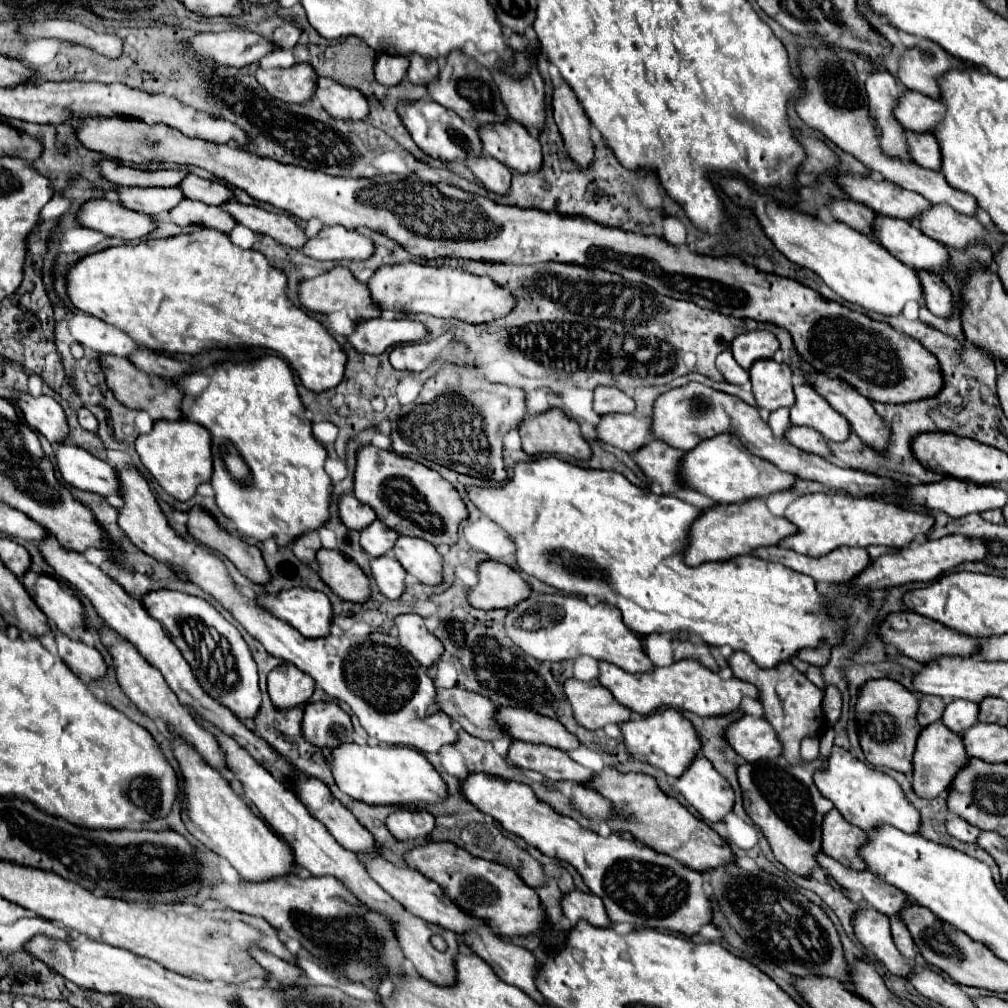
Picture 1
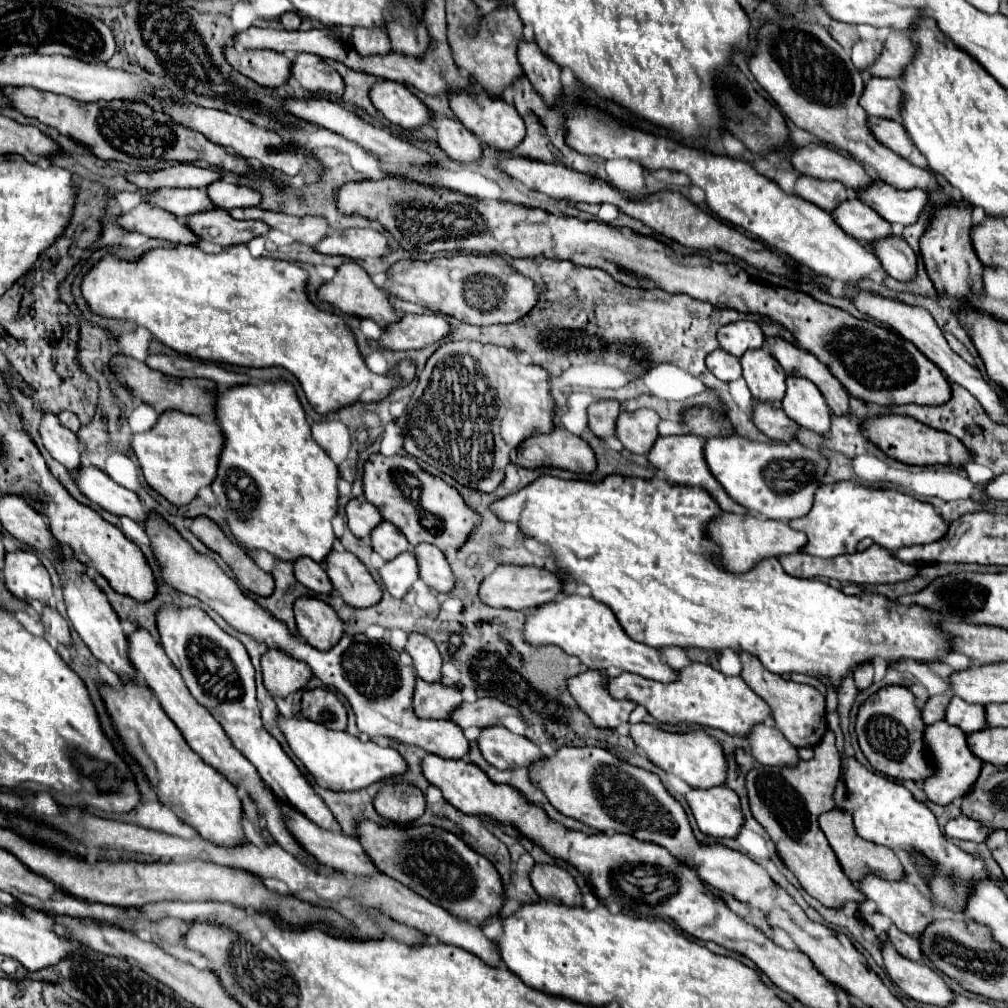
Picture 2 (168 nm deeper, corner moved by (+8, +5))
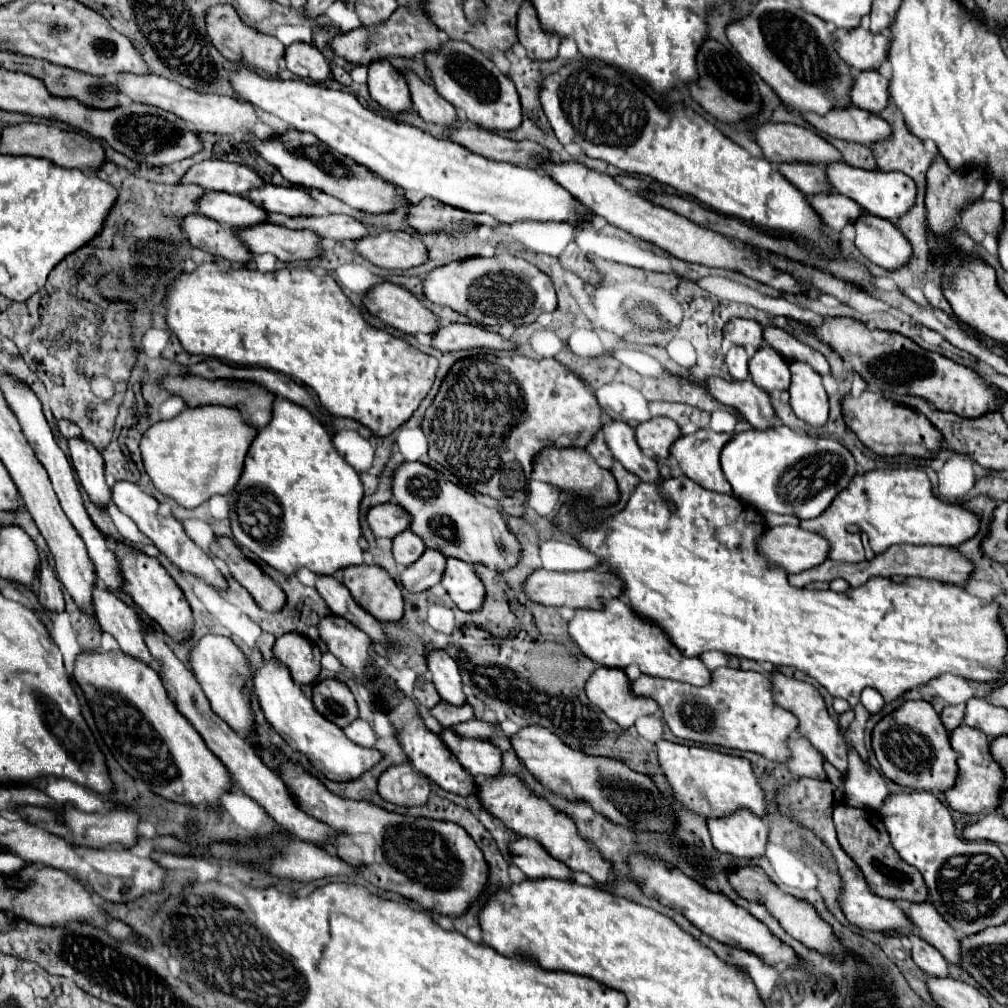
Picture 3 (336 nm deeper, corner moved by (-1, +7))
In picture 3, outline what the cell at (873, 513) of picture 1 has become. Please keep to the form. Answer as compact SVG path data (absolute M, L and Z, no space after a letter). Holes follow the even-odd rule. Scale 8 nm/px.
M881 468L857 474L849 488L845 488L821 516L801 520L803 530L815 532L831 542L831 560L853 564L863 560L861 532L869 536L873 552L881 554L893 544L959 546L971 540L979 532L979 526L981 514L959 504L941 502L933 494L931 482L923 470L903 468Z

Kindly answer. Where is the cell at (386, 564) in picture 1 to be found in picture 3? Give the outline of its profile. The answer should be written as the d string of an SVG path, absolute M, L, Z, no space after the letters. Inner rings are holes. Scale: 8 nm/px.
M425 550L425 554L401 572L401 582L409 592L425 592L441 582L445 572L445 556L437 550Z

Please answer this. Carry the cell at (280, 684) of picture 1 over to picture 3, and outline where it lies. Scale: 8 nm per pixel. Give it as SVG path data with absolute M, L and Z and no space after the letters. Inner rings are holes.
M287 632L285 636L275 640L273 646L275 658L285 664L291 672L291 678L297 684L313 684L321 670L321 650L317 644L309 644L305 636L297 636L297 632Z

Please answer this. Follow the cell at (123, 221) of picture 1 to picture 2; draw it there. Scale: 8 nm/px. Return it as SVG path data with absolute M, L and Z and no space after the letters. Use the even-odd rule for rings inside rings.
M138 204L130 212L122 212L116 216L116 222L124 230L136 230L144 236L168 240L172 244L198 242L198 238L182 220L152 204Z

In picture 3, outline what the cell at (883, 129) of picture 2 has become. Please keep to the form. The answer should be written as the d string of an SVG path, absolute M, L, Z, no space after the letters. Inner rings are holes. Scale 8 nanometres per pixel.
M857 106L833 108L833 112L827 112L825 116L803 112L801 118L815 126L819 132L859 144L873 144L877 140L885 140L885 136L891 134L891 128L883 118Z

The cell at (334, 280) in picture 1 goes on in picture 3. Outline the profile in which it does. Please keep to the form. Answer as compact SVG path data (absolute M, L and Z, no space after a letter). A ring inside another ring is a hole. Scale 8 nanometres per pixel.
M391 282L373 286L367 292L363 304L373 316L411 336L417 332L433 336L439 328L439 318L429 308L425 308L423 302L419 302L403 286Z

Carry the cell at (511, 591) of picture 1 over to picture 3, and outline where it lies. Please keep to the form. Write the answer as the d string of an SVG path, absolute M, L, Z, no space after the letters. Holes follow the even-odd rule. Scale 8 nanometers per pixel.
M537 570L529 576L525 584L525 592L533 602L545 606L567 606L567 608L601 608L601 600L605 598L619 598L623 592L621 578L613 572L551 572L551 570Z

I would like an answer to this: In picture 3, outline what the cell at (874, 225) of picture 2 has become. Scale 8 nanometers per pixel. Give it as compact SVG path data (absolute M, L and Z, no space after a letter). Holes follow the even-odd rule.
M831 192L829 196L809 196L807 200L809 204L813 204L813 208L817 208L823 224L835 232L841 232L845 224L853 224L863 212L853 200L835 192Z

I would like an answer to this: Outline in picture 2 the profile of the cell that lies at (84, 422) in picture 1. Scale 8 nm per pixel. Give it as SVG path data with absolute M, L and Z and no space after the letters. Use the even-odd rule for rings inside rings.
M66 410L66 412L60 412L58 418L60 418L60 424L66 426L66 428L70 428L72 432L78 432L80 430L80 420L76 418L76 414L72 414L72 412Z

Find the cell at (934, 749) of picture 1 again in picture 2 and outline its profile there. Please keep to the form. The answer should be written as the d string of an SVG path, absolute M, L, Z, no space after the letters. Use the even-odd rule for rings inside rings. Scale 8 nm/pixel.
M940 720L932 726L926 726L924 744L928 746L928 750L934 758L934 764L936 764L936 772L922 782L924 794L928 796L928 800L944 806L944 804L950 804L954 798L964 796L970 790L970 786L976 782L980 768L982 768L982 760L976 758L974 754L970 754L968 746L966 746L966 734L962 730L956 730L956 726L950 726L948 722Z

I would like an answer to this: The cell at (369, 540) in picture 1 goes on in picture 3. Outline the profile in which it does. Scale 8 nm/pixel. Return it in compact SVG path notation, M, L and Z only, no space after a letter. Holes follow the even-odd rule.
M405 530L393 538L393 556L401 568L407 568L415 560L419 560L419 556L425 550L427 550L425 542L419 536L415 536L411 530Z

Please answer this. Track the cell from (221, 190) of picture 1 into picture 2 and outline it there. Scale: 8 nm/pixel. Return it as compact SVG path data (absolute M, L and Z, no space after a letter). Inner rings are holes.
M212 182L212 186L206 186L208 198L212 198L212 204L224 210L232 208L246 208L246 206L258 206L260 194L248 186L238 186L230 182Z

